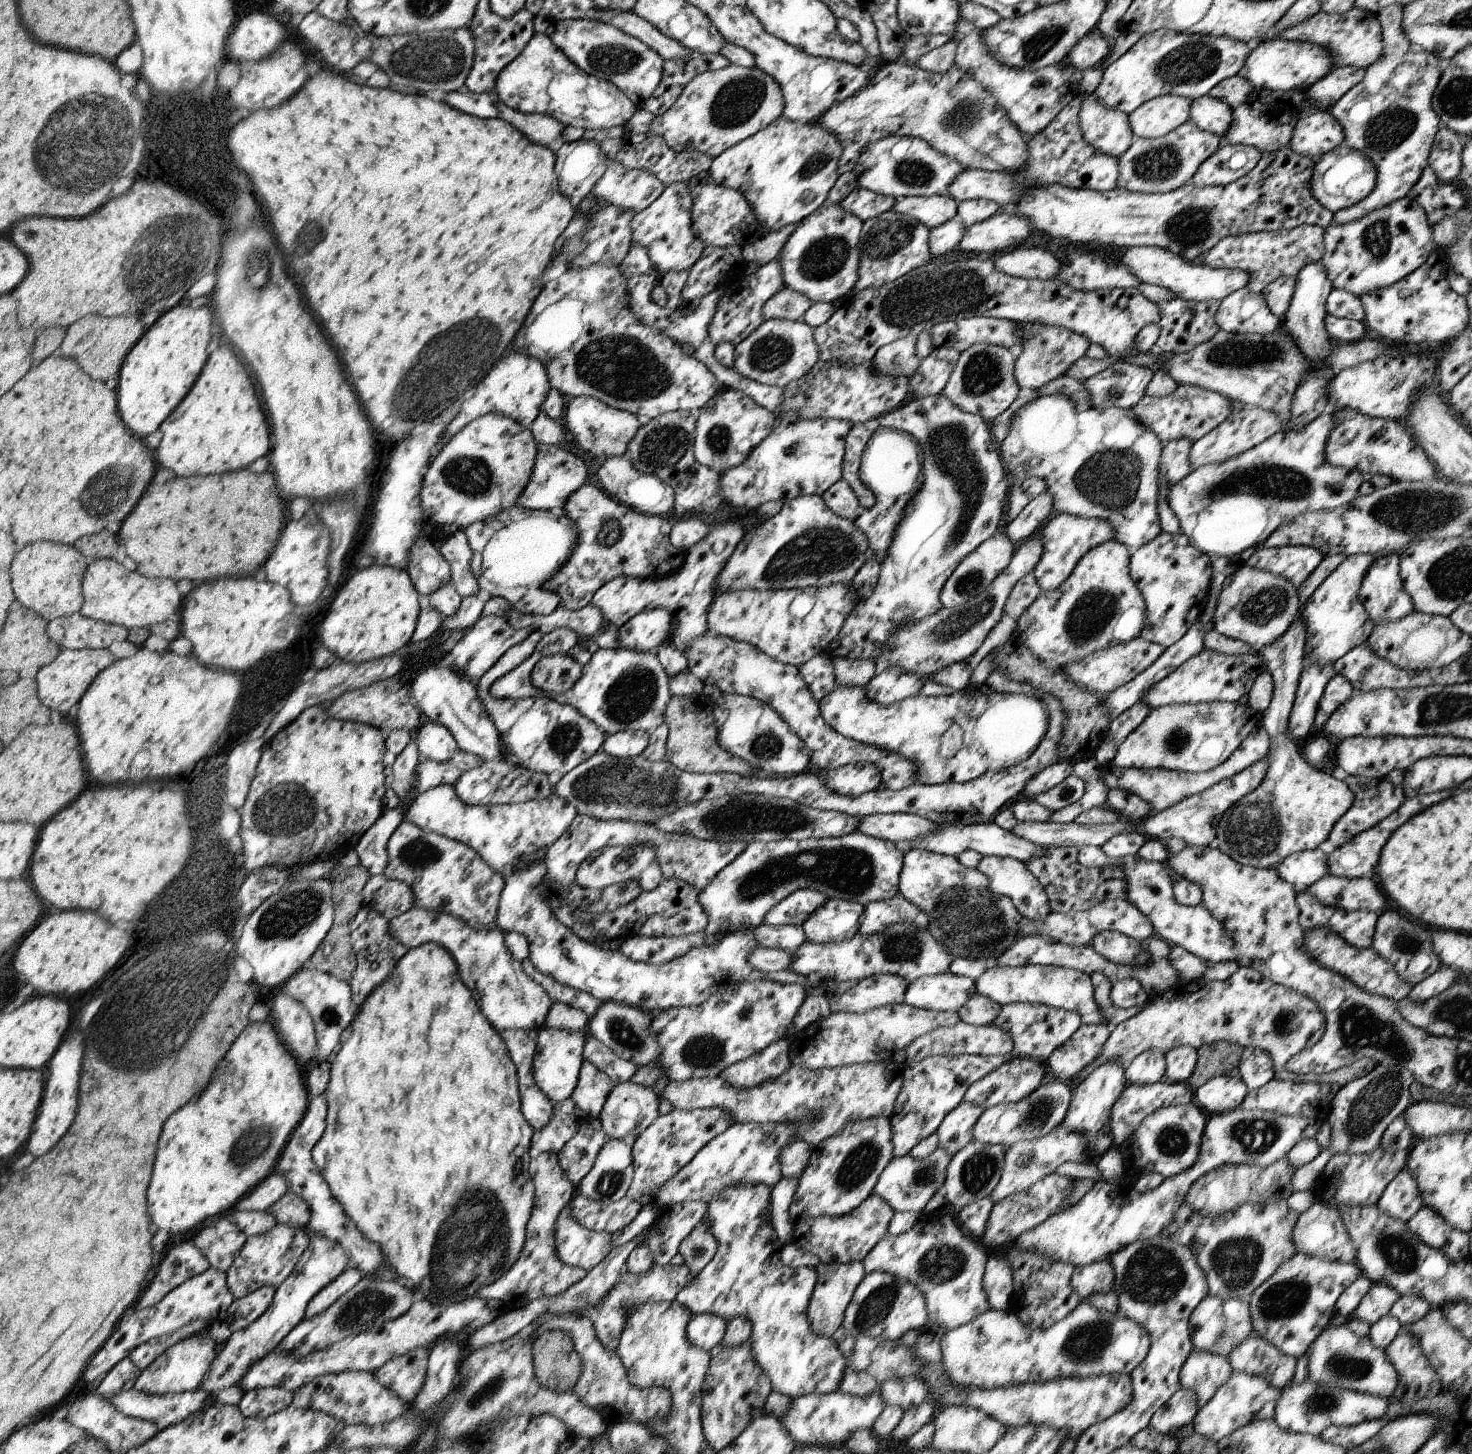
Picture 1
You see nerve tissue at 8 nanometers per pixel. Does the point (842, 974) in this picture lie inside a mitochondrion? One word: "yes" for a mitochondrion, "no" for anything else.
no

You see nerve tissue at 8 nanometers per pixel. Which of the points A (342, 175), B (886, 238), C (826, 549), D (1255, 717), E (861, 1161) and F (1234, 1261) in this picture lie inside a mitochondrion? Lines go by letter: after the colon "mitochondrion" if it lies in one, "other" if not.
A: other
B: mitochondrion
C: mitochondrion
D: other
E: mitochondrion
F: mitochondrion

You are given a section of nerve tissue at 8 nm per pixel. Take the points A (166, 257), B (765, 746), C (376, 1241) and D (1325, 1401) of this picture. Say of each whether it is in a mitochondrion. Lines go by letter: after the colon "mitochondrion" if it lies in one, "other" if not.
A: mitochondrion
B: mitochondrion
C: other
D: mitochondrion

